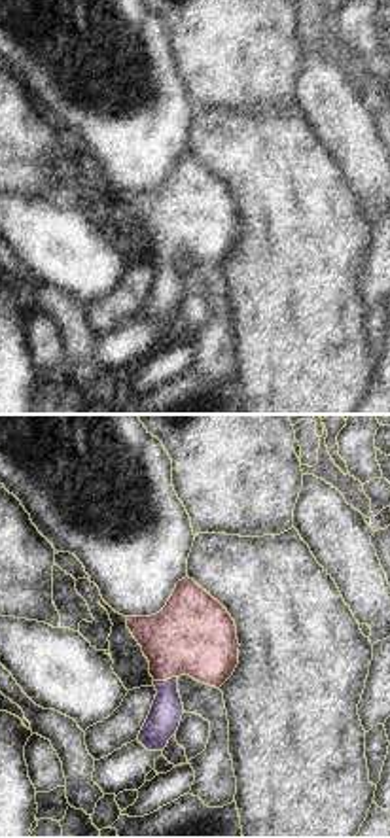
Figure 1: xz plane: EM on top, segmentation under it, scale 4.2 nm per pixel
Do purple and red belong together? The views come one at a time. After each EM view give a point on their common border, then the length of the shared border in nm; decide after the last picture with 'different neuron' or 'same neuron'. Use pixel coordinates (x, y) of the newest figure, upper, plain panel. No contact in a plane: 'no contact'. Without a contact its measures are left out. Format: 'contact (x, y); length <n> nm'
contact (165, 258); length 110 nm

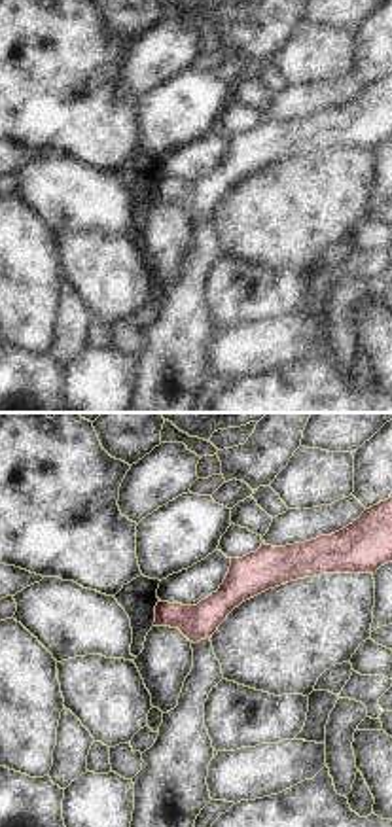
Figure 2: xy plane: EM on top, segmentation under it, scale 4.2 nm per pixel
contact (173, 178); length 50 nm

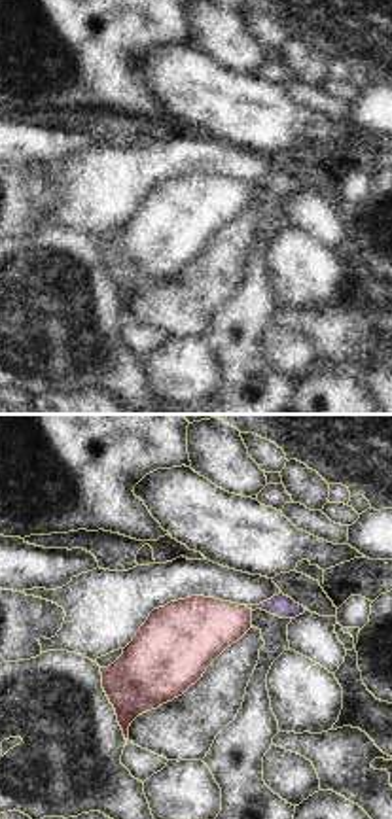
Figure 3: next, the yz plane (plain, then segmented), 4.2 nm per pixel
contact (249, 184); length 40 nm

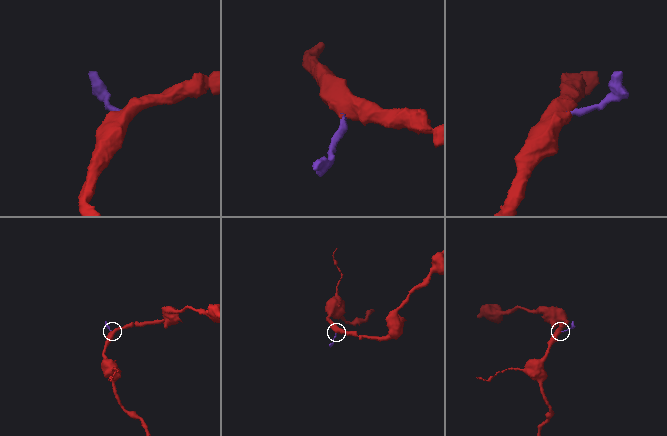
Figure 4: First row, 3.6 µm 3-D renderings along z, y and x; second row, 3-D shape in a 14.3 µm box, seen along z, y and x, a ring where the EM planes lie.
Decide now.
same neuron

